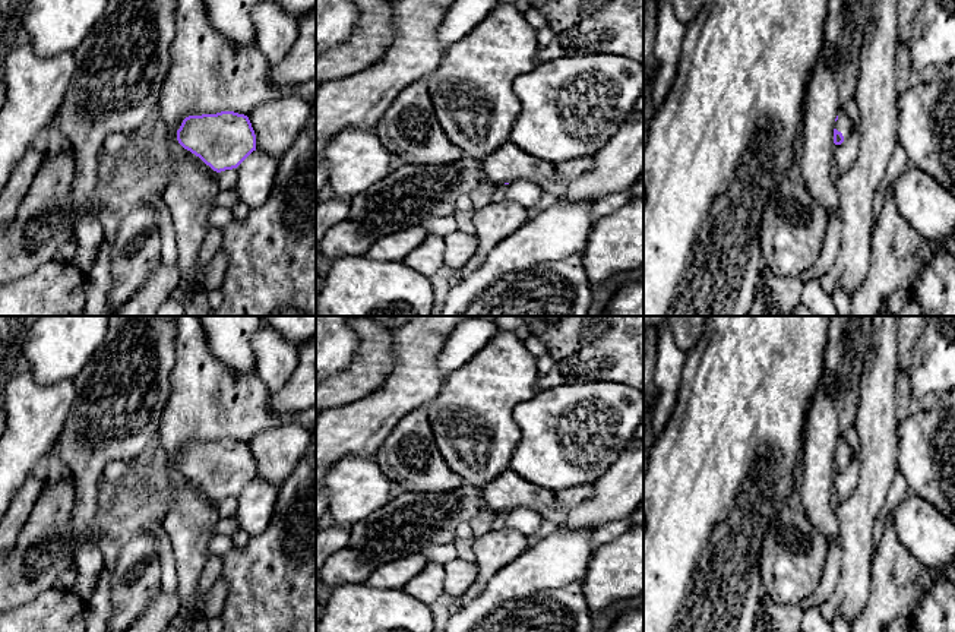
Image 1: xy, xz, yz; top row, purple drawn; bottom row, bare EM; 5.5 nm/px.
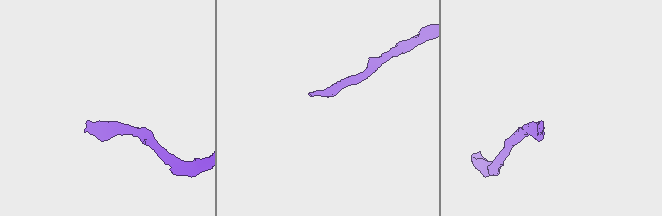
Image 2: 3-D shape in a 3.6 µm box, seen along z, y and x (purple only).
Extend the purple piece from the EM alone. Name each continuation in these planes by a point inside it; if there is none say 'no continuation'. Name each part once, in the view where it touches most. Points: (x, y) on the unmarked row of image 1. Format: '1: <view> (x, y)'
1: yz (843, 452)

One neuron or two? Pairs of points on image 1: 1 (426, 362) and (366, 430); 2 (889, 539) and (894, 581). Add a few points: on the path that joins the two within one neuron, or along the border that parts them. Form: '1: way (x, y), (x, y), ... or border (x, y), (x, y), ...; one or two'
1: way (414, 379), (380, 413); one
2: way (891, 549), (894, 571); one

